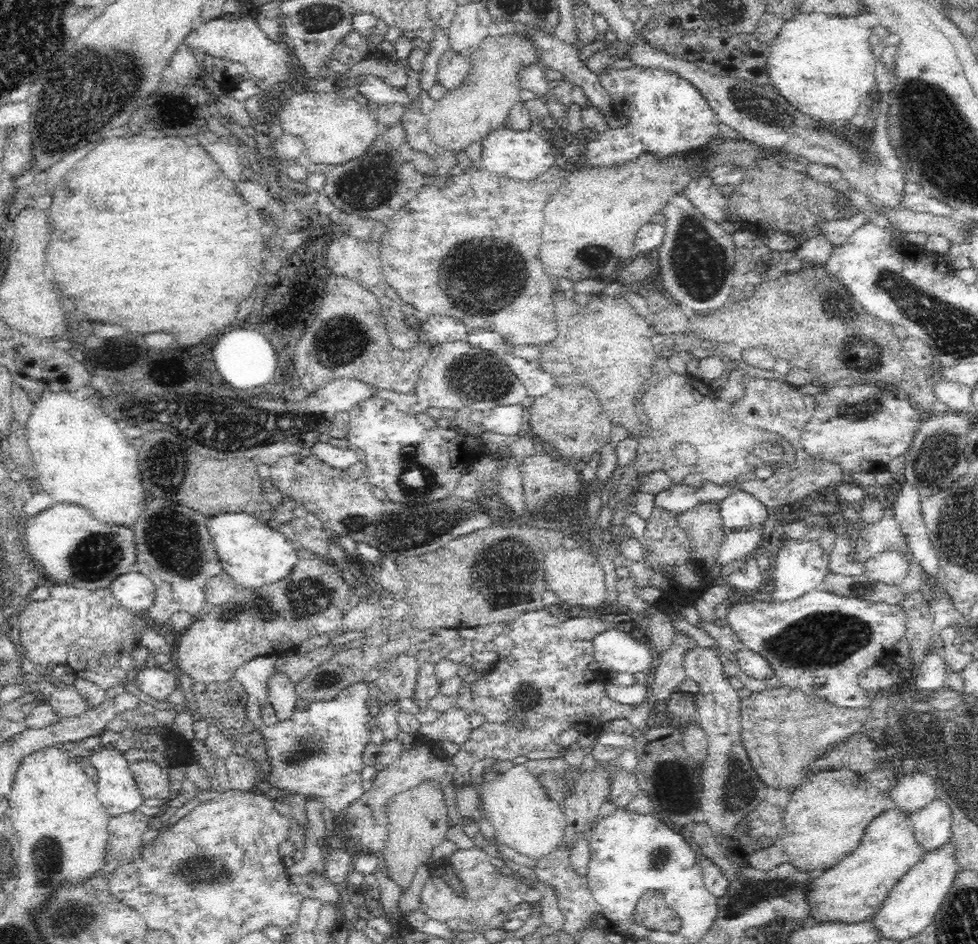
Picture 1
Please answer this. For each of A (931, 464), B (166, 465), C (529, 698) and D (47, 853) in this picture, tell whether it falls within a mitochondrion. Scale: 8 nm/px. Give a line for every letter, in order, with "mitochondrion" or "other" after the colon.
A: mitochondrion
B: mitochondrion
C: mitochondrion
D: mitochondrion

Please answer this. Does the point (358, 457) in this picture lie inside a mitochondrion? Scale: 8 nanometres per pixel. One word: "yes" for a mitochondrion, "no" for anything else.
no

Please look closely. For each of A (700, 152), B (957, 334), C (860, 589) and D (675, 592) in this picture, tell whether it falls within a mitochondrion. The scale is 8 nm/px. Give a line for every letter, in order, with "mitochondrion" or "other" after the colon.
A: other
B: mitochondrion
C: mitochondrion
D: other

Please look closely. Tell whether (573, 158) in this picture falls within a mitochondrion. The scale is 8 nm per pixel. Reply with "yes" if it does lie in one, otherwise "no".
no

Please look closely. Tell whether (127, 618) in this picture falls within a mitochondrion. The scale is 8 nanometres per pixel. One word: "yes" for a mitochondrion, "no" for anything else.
no

